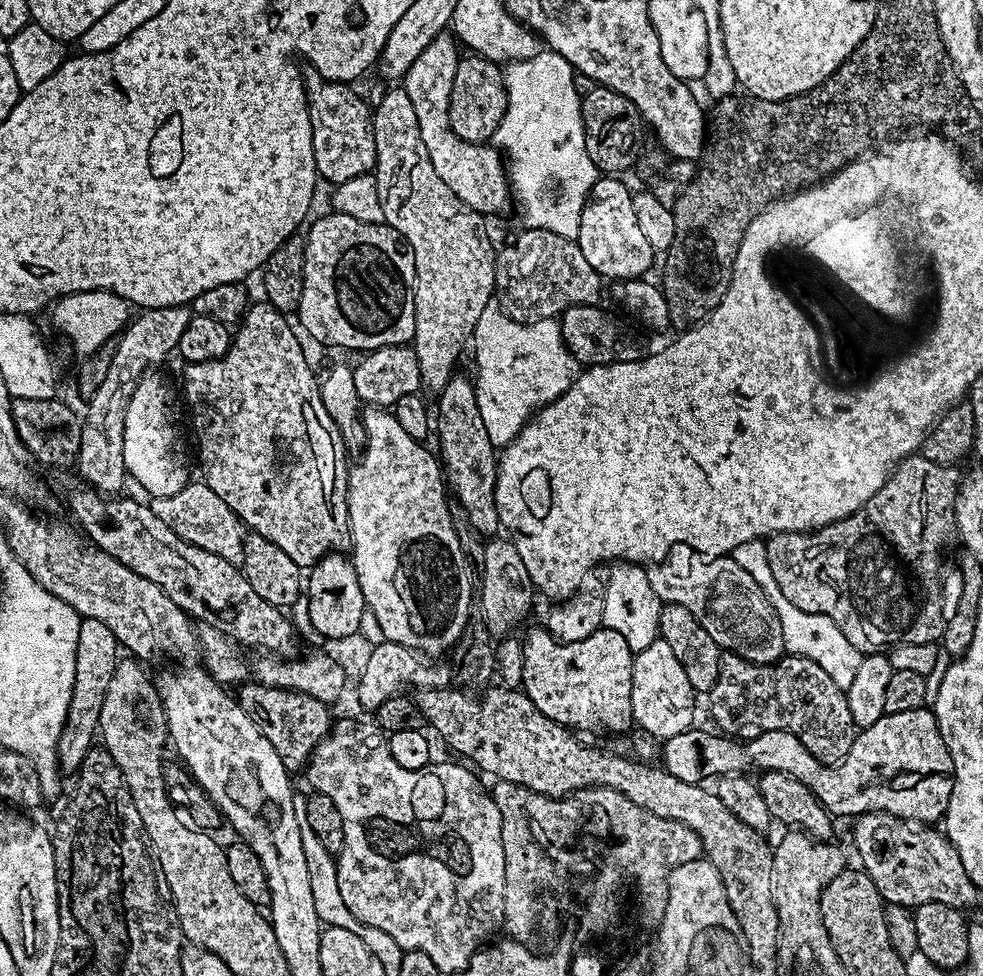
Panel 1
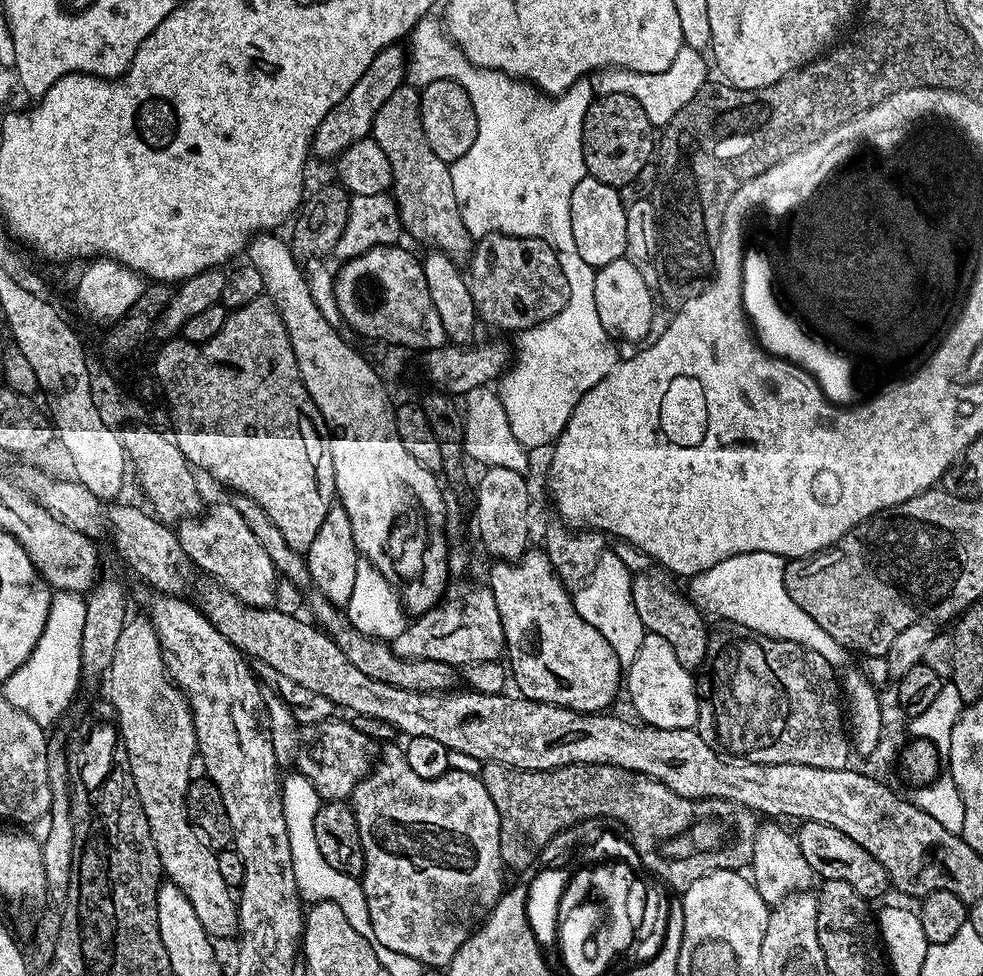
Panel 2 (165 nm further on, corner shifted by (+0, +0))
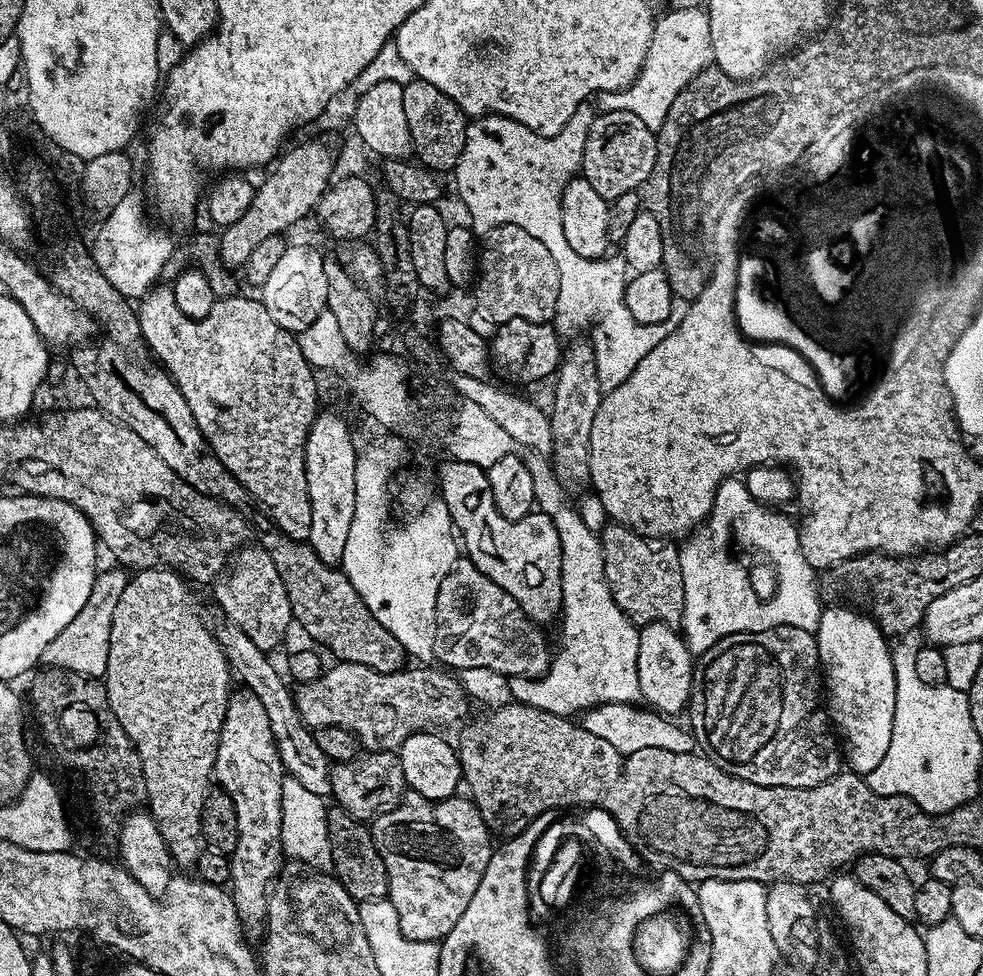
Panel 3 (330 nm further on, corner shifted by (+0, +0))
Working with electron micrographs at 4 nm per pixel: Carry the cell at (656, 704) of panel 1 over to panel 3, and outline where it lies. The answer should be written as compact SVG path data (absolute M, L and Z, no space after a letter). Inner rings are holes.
M654 622L639 629L638 642L638 686L645 705L661 714L683 713L691 694L693 653L688 651L688 641L673 625Z

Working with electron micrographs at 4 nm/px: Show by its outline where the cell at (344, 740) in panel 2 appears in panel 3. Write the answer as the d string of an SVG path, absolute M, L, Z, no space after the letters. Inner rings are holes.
M365 751L355 760L348 760L345 764L332 764L331 799L356 820L365 822L375 820L380 813L399 804L404 799L405 791L402 762L395 751Z

